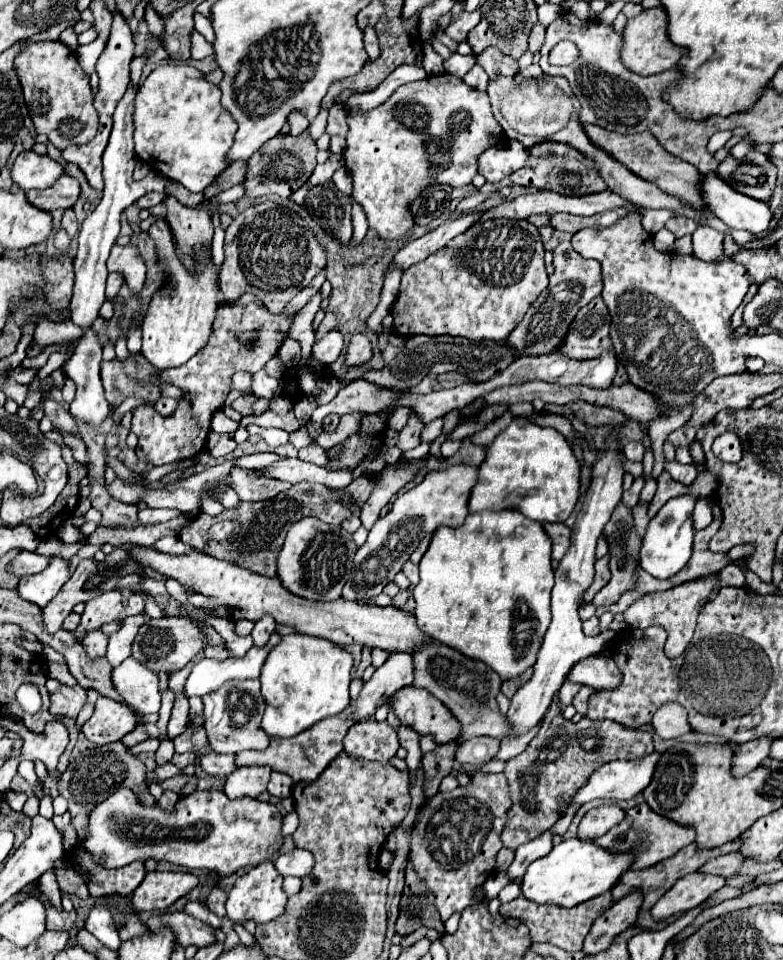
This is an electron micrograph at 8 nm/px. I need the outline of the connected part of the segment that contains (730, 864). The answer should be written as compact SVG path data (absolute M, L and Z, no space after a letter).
M729 853L729 855L719 855L709 859L703 867L699 867L699 873L709 873L709 875L721 875L721 877L731 877L735 871L743 865L745 859L741 859L741 853Z

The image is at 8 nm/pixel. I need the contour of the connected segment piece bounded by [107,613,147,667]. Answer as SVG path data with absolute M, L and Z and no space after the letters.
M145 613L137 615L137 617L127 617L121 625L121 629L117 633L113 633L109 639L109 647L107 647L107 661L117 667L121 661L125 661L131 655L131 643L135 639L137 629L145 623Z

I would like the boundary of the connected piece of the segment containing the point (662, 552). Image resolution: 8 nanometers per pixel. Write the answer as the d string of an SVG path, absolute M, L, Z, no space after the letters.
M683 495L683 497L675 497L671 501L667 501L659 513L651 519L645 539L643 539L643 547L641 547L641 567L655 579L669 579L673 577L677 571L681 571L685 567L685 563L691 557L693 551L693 537L695 537L695 529L691 525L691 511L695 507L697 499L693 495Z

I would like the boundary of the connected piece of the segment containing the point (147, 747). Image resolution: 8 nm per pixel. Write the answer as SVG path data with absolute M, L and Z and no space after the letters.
M147 739L144 742L141 742L133 747L129 747L129 753L136 755L142 752L153 752L155 753L160 745L160 741L158 739Z

